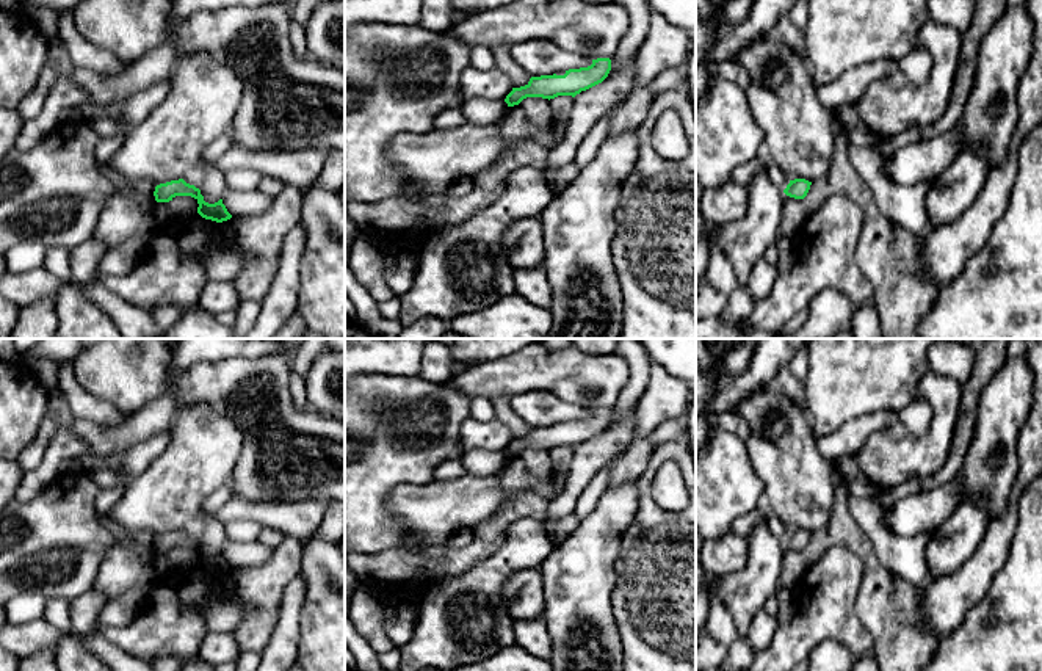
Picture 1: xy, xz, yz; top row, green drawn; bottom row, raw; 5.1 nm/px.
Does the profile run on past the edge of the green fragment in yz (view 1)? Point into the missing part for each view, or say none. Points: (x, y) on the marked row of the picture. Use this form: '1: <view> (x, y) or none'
1: none

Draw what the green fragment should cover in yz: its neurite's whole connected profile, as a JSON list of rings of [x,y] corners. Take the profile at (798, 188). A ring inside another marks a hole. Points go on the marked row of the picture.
[[[794,179],[794,180],[790,180],[783,193],[794,199],[804,199],[810,190],[810,185],[812,182],[805,179]]]

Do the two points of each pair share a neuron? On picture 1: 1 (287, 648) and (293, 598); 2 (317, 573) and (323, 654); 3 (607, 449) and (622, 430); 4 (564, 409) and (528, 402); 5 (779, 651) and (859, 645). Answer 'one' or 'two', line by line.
1: one
2: one
3: one
4: one
5: one

